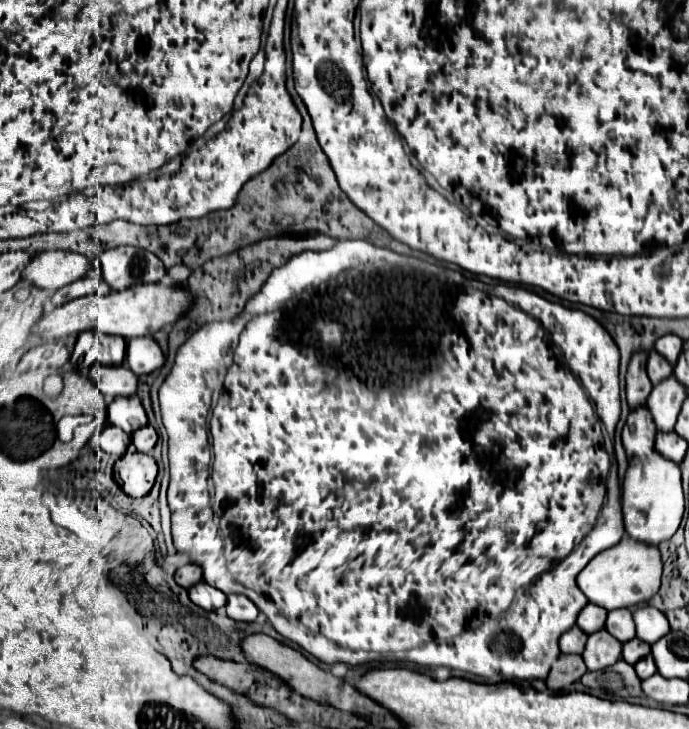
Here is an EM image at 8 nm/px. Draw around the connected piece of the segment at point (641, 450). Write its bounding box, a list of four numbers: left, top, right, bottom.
[623,408,655,458]

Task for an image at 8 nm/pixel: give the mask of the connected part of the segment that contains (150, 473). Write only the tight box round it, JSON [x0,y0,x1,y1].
[115,454,157,498]

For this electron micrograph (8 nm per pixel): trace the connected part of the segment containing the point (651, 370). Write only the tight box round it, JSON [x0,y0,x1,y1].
[647,352,673,386]

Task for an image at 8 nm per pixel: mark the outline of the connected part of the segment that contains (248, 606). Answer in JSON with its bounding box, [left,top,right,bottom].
[225,594,259,622]

